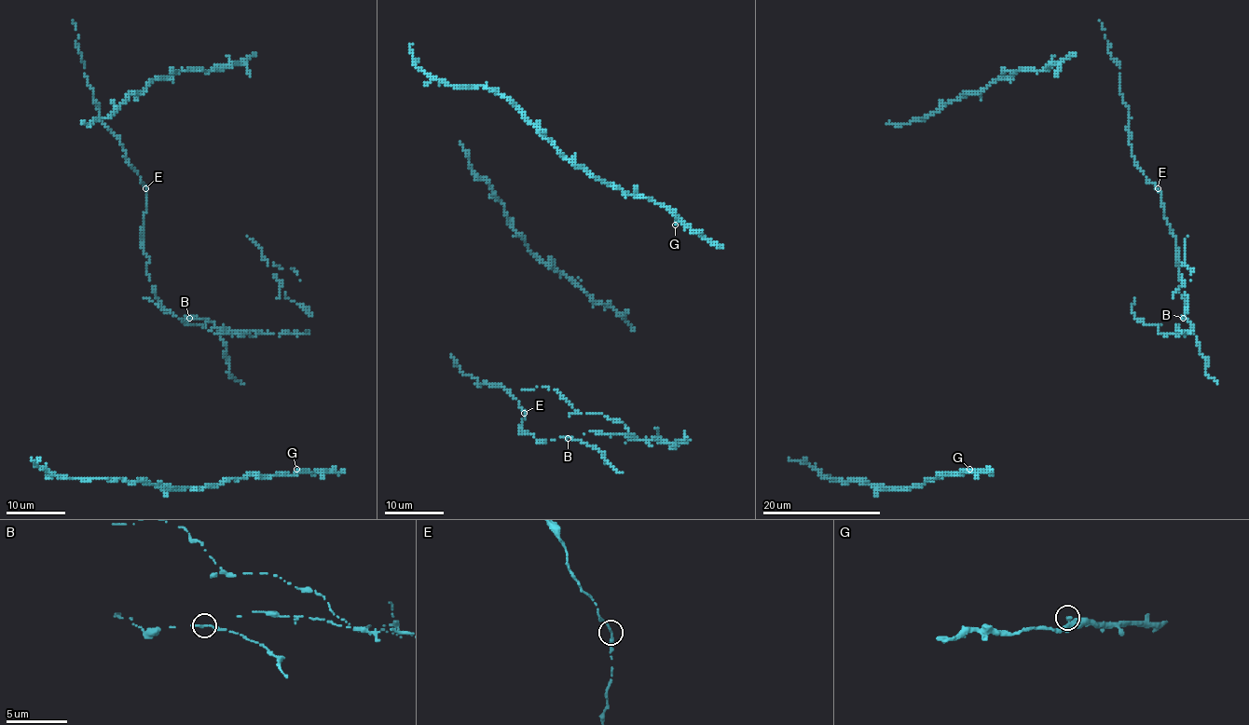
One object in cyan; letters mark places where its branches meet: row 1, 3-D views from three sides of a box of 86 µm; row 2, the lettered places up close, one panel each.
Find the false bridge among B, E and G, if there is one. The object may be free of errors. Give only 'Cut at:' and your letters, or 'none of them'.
Cut at: B

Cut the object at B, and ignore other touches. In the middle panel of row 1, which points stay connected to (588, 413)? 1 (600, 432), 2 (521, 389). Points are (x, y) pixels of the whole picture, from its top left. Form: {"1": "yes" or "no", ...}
{"1": "yes", "2": "yes"}

